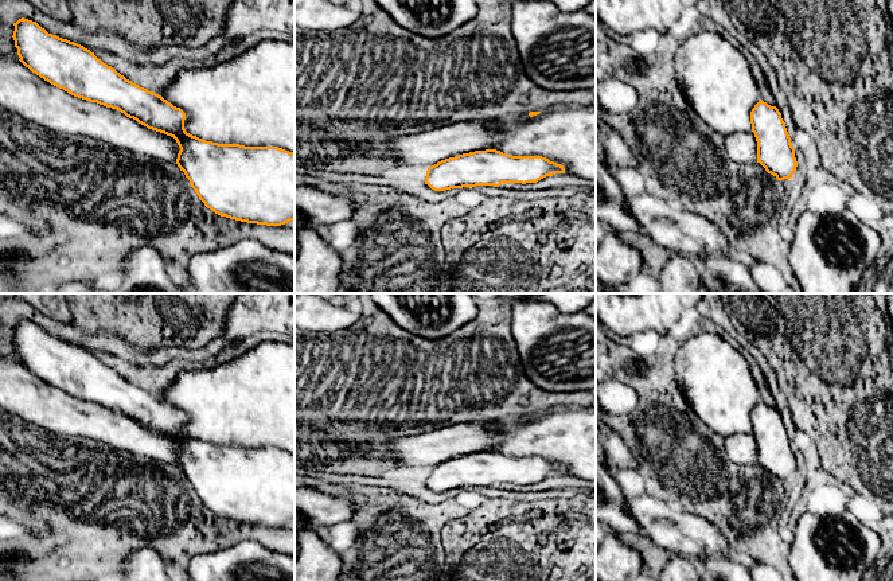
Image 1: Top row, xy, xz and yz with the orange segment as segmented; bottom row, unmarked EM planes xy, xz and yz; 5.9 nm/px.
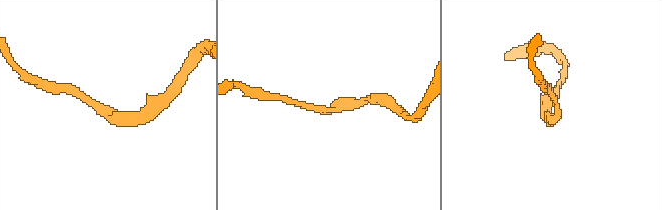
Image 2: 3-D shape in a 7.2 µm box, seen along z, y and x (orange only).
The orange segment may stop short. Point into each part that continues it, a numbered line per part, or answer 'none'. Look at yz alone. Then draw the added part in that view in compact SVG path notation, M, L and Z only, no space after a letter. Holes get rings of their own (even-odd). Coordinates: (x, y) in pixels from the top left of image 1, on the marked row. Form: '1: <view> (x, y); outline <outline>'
1: yz (741, 147); outline M752 130L728 134L724 139L730 160L737 164L757 161L757 141Z

